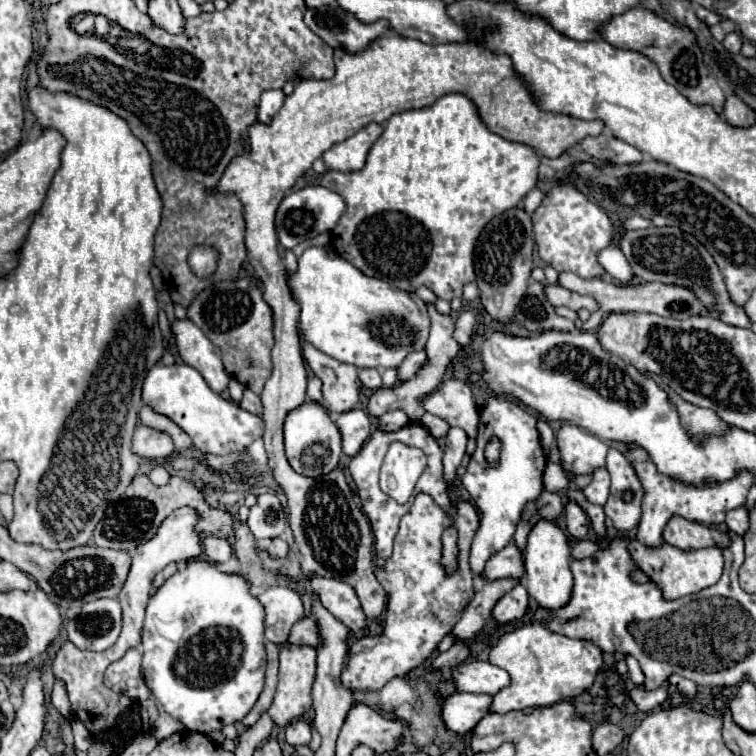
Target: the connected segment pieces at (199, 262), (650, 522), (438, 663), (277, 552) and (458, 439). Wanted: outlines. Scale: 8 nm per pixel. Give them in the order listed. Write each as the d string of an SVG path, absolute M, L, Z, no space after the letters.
M200 246L196 250L192 250L190 254L190 268L198 274L198 276L210 276L216 268L216 252L208 246Z
M626 444L626 448L628 448L626 458L632 464L632 468L636 470L638 478L642 482L642 488L644 488L642 520L640 520L636 538L640 542L648 544L648 546L660 546L664 542L662 540L662 528L666 526L668 518L672 518L674 514L680 514L686 520L696 520L700 524L720 524L720 522L724 522L724 516L726 516L728 510L738 508L738 506L742 506L746 502L748 490L750 490L750 486L754 482L754 472L742 468L742 470L736 470L734 478L724 480L724 482L708 480L708 482L704 482L700 486L688 484L688 482L678 480L678 478L660 474L658 468L654 466L652 458L648 456L648 452L642 446L638 446L638 444Z
M456 640L450 650L442 652L442 654L434 660L432 668L438 668L438 670L442 670L442 668L456 668L456 666L462 664L468 656L470 656L468 644L466 644L464 640Z
M270 538L270 540L260 540L258 542L272 558L284 558L288 554L288 544L282 538Z
M450 428L448 438L446 438L446 446L444 446L444 482L446 484L454 484L458 482L458 474L456 468L460 466L462 458L466 454L466 434L460 428Z

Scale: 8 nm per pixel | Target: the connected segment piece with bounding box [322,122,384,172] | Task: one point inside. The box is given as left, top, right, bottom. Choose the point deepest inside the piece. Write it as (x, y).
(349, 155)

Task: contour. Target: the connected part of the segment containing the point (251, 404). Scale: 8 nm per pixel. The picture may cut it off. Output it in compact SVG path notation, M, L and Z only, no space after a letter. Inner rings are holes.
M244 390L244 396L240 400L240 406L252 414L262 414L262 402L260 402L260 396L254 394L252 390Z

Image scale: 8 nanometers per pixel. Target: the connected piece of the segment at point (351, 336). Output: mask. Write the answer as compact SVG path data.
M306 248L298 258L298 270L288 274L288 288L300 304L298 330L304 340L356 368L398 366L410 352L424 348L428 340L428 310L416 294L362 274L334 250Z

